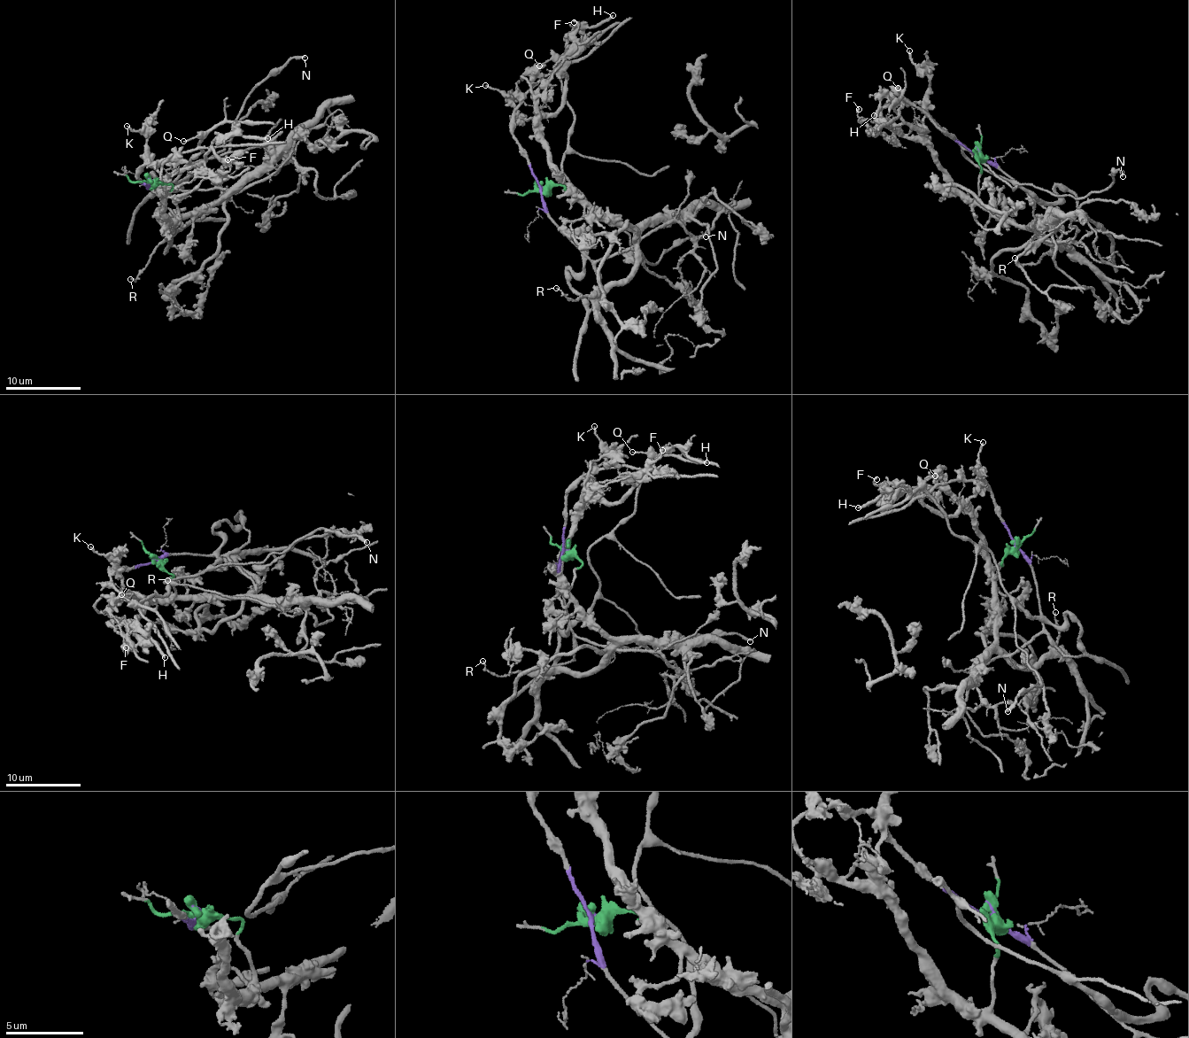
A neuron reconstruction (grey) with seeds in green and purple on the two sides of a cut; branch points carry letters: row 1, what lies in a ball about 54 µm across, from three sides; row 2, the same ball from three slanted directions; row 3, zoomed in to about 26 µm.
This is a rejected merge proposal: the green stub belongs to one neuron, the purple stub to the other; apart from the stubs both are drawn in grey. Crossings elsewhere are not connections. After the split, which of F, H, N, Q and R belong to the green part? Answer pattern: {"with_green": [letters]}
{"with_green": ["F", "H", "R"]}

